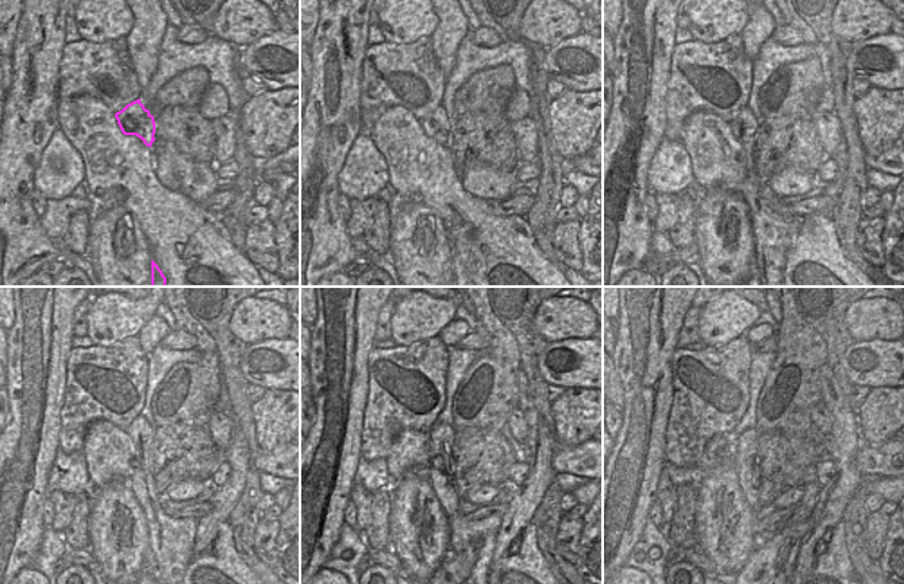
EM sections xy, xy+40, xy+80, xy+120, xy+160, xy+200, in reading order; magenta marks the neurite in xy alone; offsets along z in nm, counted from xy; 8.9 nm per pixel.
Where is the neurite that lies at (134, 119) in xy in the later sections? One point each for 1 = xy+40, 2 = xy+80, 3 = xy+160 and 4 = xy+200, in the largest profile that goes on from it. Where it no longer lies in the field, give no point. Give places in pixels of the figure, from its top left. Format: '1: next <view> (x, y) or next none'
1: next xy+40 (437, 125)
2: next xy+80 (745, 126)
3: next xy+160 (464, 531)
4: next xy+200 (746, 444)

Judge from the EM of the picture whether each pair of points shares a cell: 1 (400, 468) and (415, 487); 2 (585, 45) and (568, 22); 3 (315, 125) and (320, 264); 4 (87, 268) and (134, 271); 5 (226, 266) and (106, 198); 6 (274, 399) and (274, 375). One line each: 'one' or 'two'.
1: two
2: two
3: one
4: two
5: one
6: two

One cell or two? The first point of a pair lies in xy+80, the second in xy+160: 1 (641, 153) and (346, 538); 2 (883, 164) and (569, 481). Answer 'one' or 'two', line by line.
1: two
2: two

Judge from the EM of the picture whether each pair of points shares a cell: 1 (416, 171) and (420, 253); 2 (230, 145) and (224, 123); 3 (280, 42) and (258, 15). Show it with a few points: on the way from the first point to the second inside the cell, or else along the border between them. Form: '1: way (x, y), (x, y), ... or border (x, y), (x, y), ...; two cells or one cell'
1: border (392, 216), (406, 203), (422, 200), (442, 221); two cells
2: way (226, 139), (226, 129); one cell
3: border (277, 29), (261, 35), (245, 47); two cells

